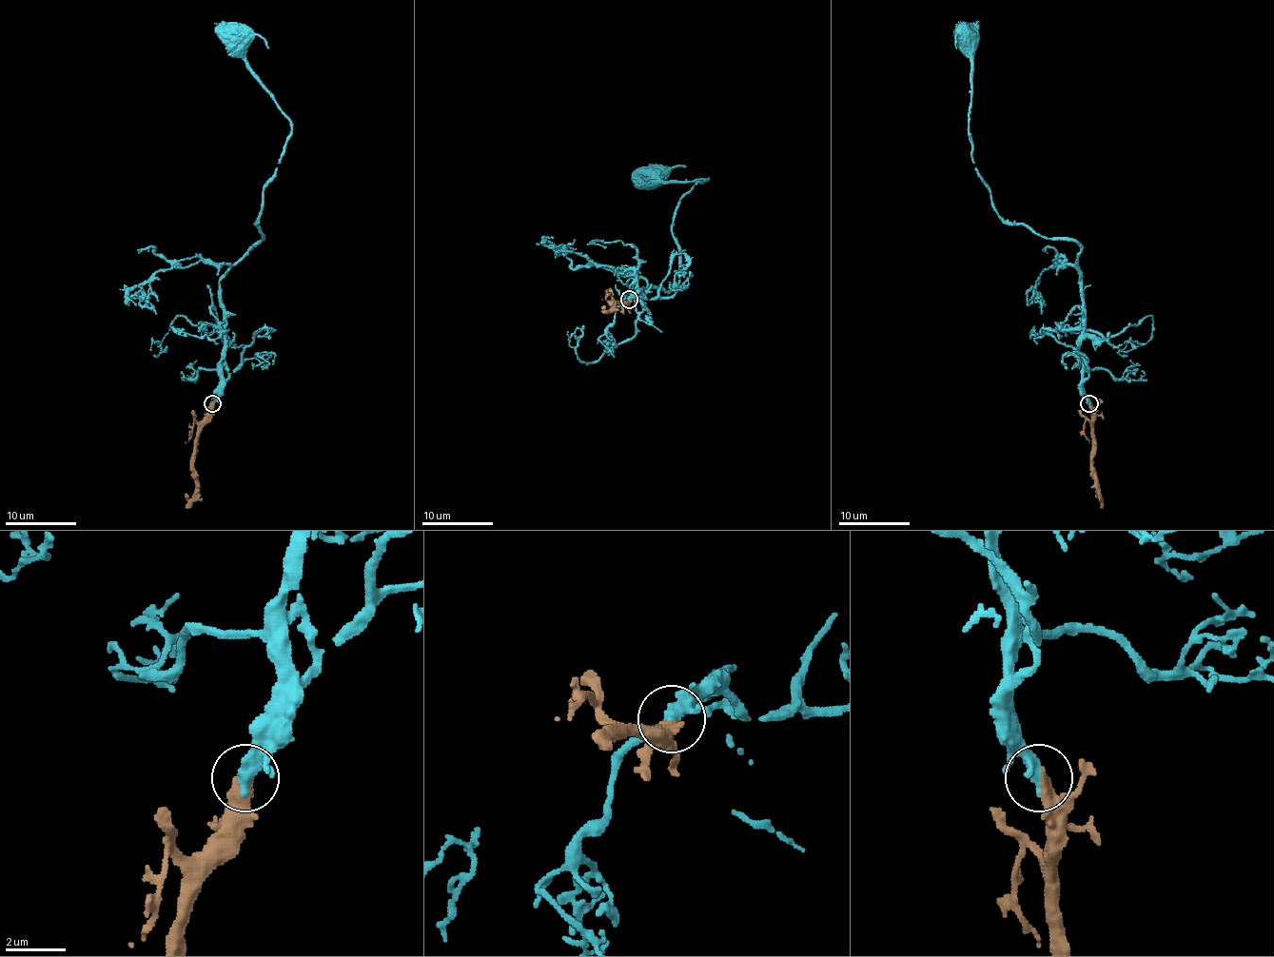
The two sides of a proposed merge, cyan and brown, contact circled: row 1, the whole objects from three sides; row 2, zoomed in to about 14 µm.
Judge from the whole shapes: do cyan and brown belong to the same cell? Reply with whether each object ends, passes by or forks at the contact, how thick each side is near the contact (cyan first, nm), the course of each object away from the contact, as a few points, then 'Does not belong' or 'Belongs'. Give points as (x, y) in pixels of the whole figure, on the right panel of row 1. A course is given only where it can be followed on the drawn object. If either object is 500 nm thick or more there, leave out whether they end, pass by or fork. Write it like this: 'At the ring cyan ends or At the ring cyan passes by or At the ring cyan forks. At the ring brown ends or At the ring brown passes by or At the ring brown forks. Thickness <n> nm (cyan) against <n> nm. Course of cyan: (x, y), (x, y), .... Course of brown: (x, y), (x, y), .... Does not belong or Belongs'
Thickness 340 nm (cyan) against 500 nm. Course of cyan: (1088, 402), (1082, 247), (997, 212), (973, 163), (970, 48), (958, 35), (956, 49). Course of brown: (1090, 402), (1092, 478), (1103, 507). Belongs

